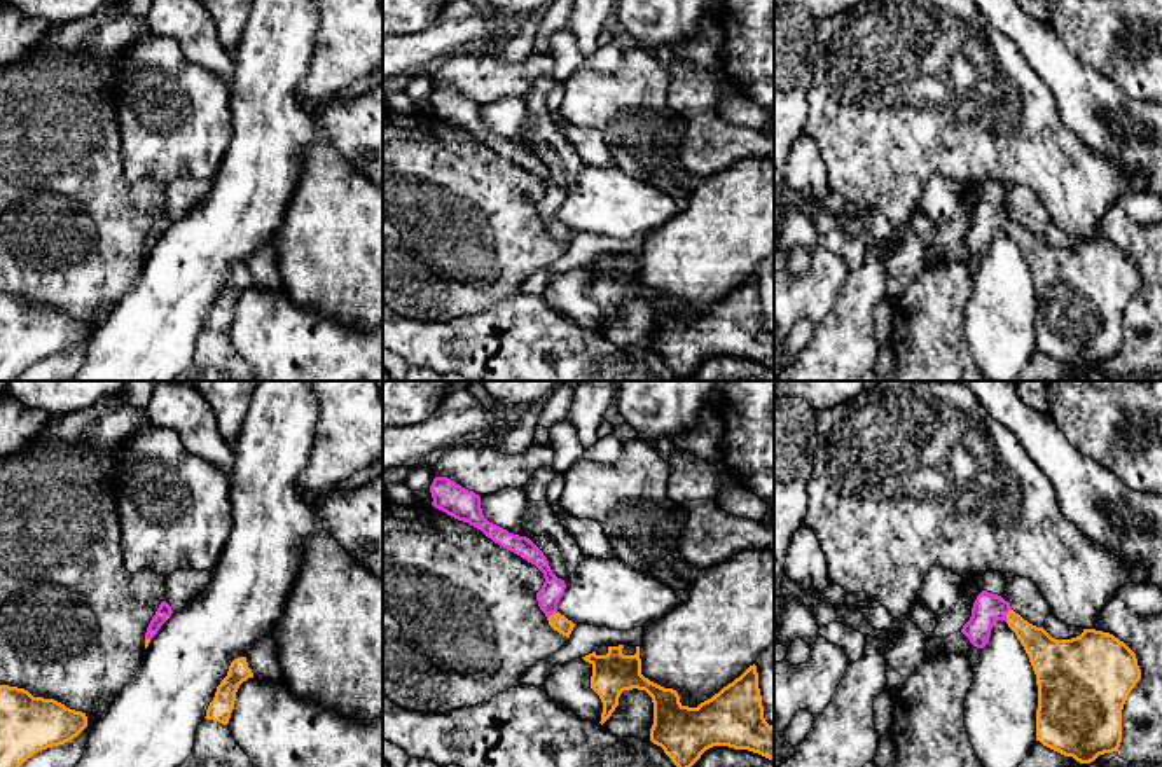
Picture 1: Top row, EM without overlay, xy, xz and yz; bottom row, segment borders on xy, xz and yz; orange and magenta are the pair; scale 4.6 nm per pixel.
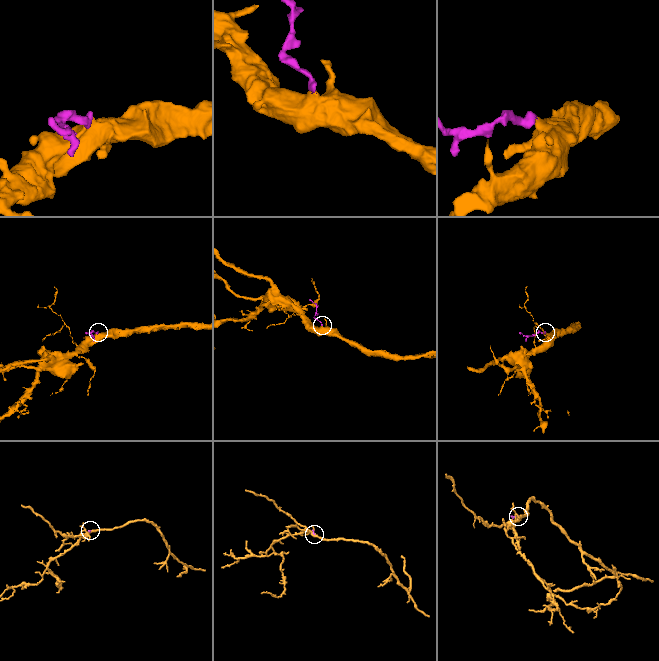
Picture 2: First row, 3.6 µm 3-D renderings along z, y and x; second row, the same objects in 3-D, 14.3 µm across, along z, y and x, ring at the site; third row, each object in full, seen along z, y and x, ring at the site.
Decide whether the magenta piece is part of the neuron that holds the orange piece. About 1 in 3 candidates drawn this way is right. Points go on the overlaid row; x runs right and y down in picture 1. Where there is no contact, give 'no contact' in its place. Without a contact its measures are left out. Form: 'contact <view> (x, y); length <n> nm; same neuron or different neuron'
contact yz (1007, 615); length 70 nm; same neuron

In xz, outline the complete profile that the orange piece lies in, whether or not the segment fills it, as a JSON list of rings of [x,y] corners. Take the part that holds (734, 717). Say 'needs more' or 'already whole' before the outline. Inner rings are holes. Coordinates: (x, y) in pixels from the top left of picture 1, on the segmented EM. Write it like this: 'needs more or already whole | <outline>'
already whole | [[[624,645],[608,646],[606,655],[596,652],[582,657],[592,666],[591,688],[603,702],[601,725],[612,716],[619,706],[624,690],[645,690],[654,702],[654,725],[650,741],[664,750],[676,767],[692,767],[701,755],[713,746],[729,746],[734,750],[748,750],[774,762],[774,727],[764,718],[762,695],[758,688],[757,666],[750,666],[739,678],[723,687],[711,699],[697,708],[680,702],[680,695],[673,688],[664,688],[641,674],[640,646],[634,655],[622,653]]]

